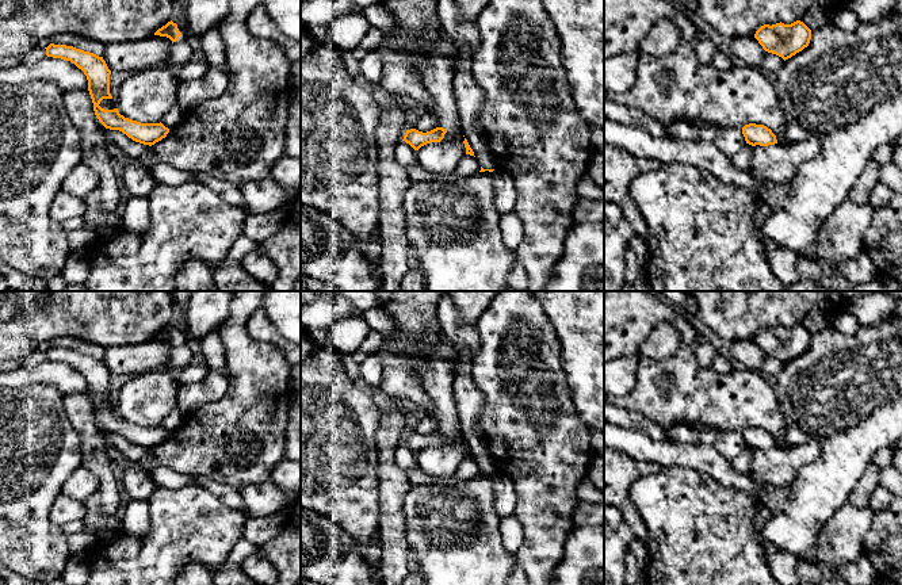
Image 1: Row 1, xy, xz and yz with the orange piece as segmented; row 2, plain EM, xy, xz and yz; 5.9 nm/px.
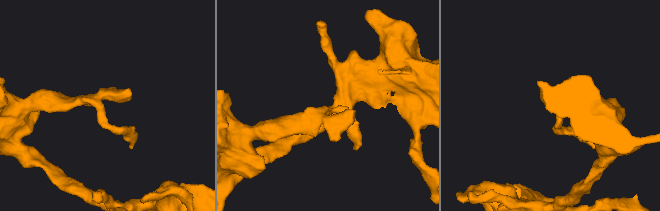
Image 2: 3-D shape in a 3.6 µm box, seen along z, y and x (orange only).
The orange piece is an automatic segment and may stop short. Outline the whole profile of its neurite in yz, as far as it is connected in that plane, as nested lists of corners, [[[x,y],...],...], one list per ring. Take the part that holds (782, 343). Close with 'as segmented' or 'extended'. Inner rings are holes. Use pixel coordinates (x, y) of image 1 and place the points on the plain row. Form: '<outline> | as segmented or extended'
[[[800,324],[791,328],[776,326],[761,329],[754,341],[768,356],[781,360],[784,364],[809,349],[811,333]]] | as segmented

